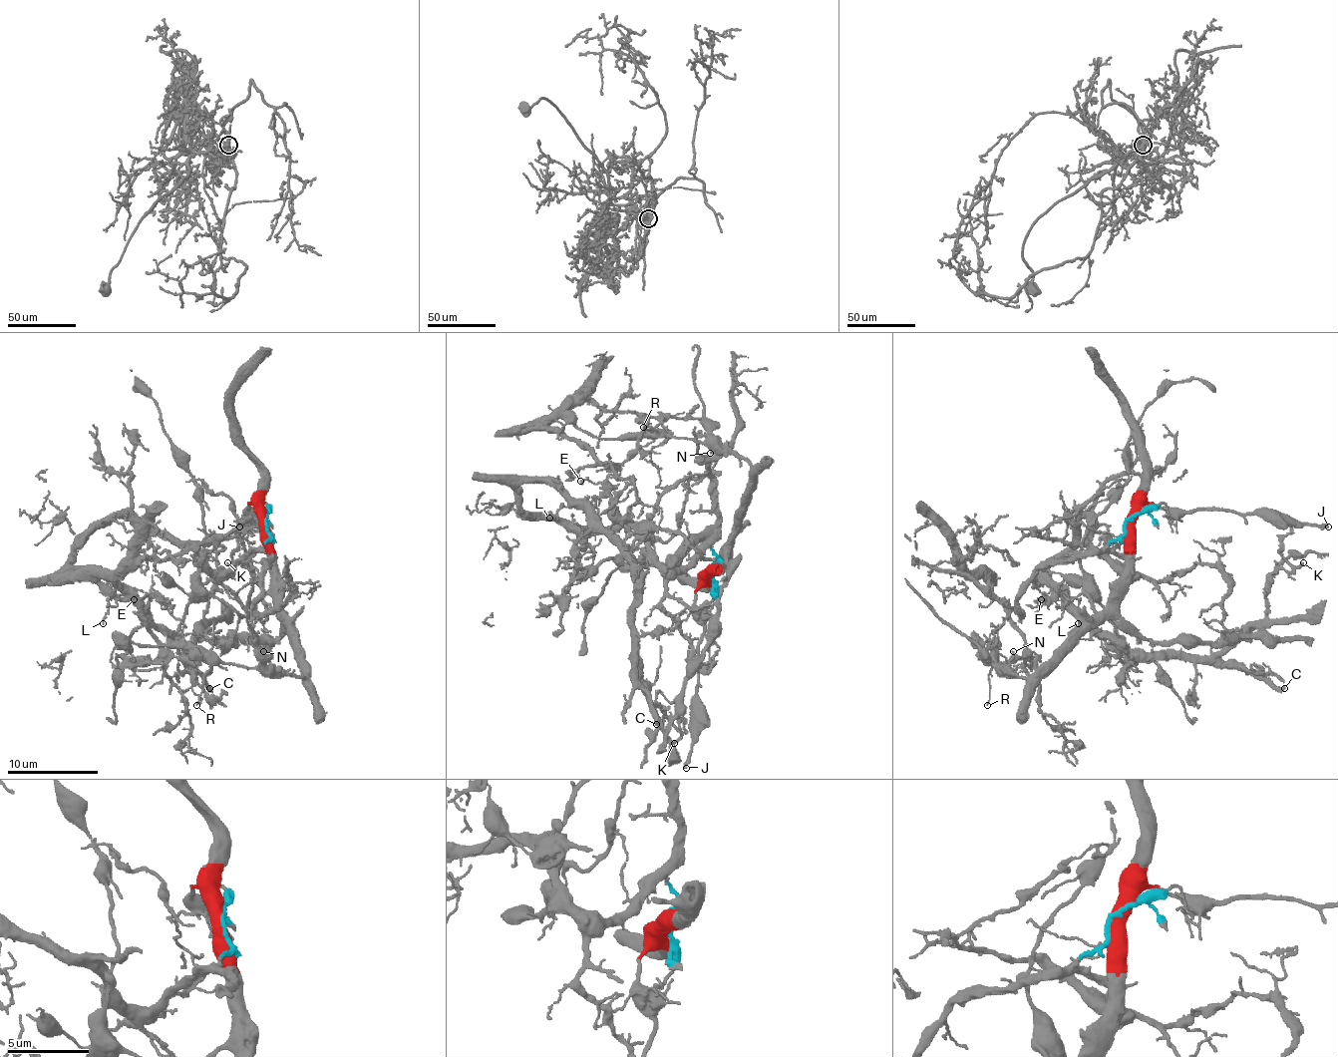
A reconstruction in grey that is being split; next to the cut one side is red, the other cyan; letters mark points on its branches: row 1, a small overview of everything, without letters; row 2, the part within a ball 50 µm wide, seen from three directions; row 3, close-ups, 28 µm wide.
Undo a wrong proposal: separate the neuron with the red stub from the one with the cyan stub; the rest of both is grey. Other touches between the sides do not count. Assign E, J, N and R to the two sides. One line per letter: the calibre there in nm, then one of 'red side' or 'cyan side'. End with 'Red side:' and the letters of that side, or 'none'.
E: 160 nm | cyan side
J: 240 nm | red side
N: 170 nm | red side
R: 90 nm | red side
Red side: J, N, R

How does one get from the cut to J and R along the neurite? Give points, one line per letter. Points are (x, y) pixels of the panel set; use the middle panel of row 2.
J: (712, 569), (696, 590), (696, 615), (703, 627), (698, 645), (696, 725), (687, 768)
R: (712, 569), (748, 490), (751, 465), (732, 454), (643, 426)

